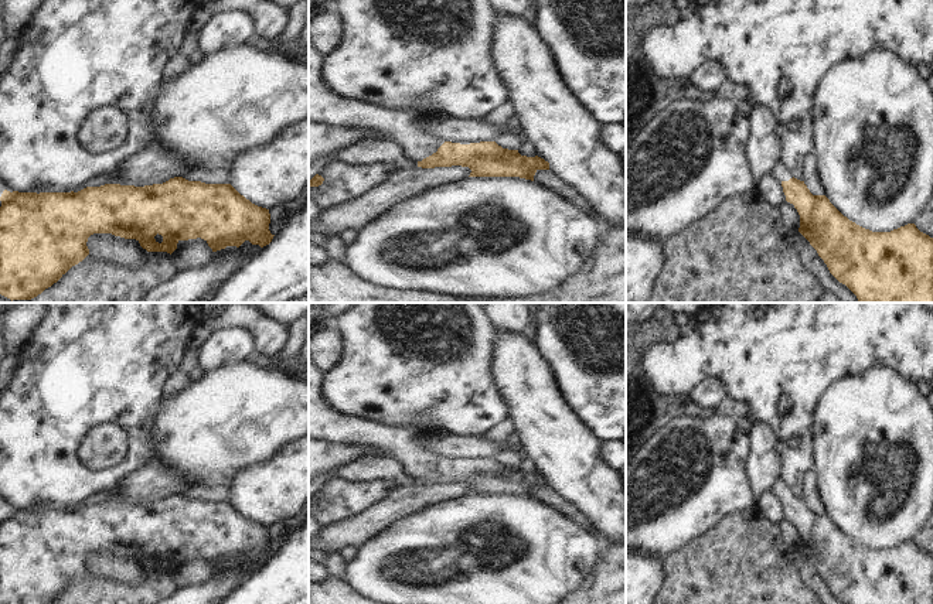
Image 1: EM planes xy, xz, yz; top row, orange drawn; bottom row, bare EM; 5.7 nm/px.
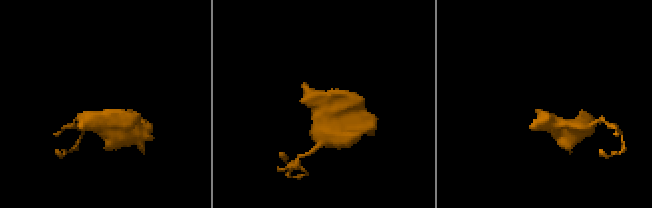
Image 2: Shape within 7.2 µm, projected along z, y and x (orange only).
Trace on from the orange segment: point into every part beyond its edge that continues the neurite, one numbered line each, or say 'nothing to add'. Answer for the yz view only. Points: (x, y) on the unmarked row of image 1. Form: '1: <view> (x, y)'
1: yz (783, 490).

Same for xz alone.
1: xz (326, 422).

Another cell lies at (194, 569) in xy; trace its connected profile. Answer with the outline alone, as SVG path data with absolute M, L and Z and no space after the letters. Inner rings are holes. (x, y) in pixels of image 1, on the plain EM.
M201 554L178 557L177 566L171 570L171 577L178 587L191 586L208 580L212 570L207 557Z

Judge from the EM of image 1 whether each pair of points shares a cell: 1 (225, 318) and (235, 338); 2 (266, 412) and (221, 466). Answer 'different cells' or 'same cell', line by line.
1: different cells
2: same cell

